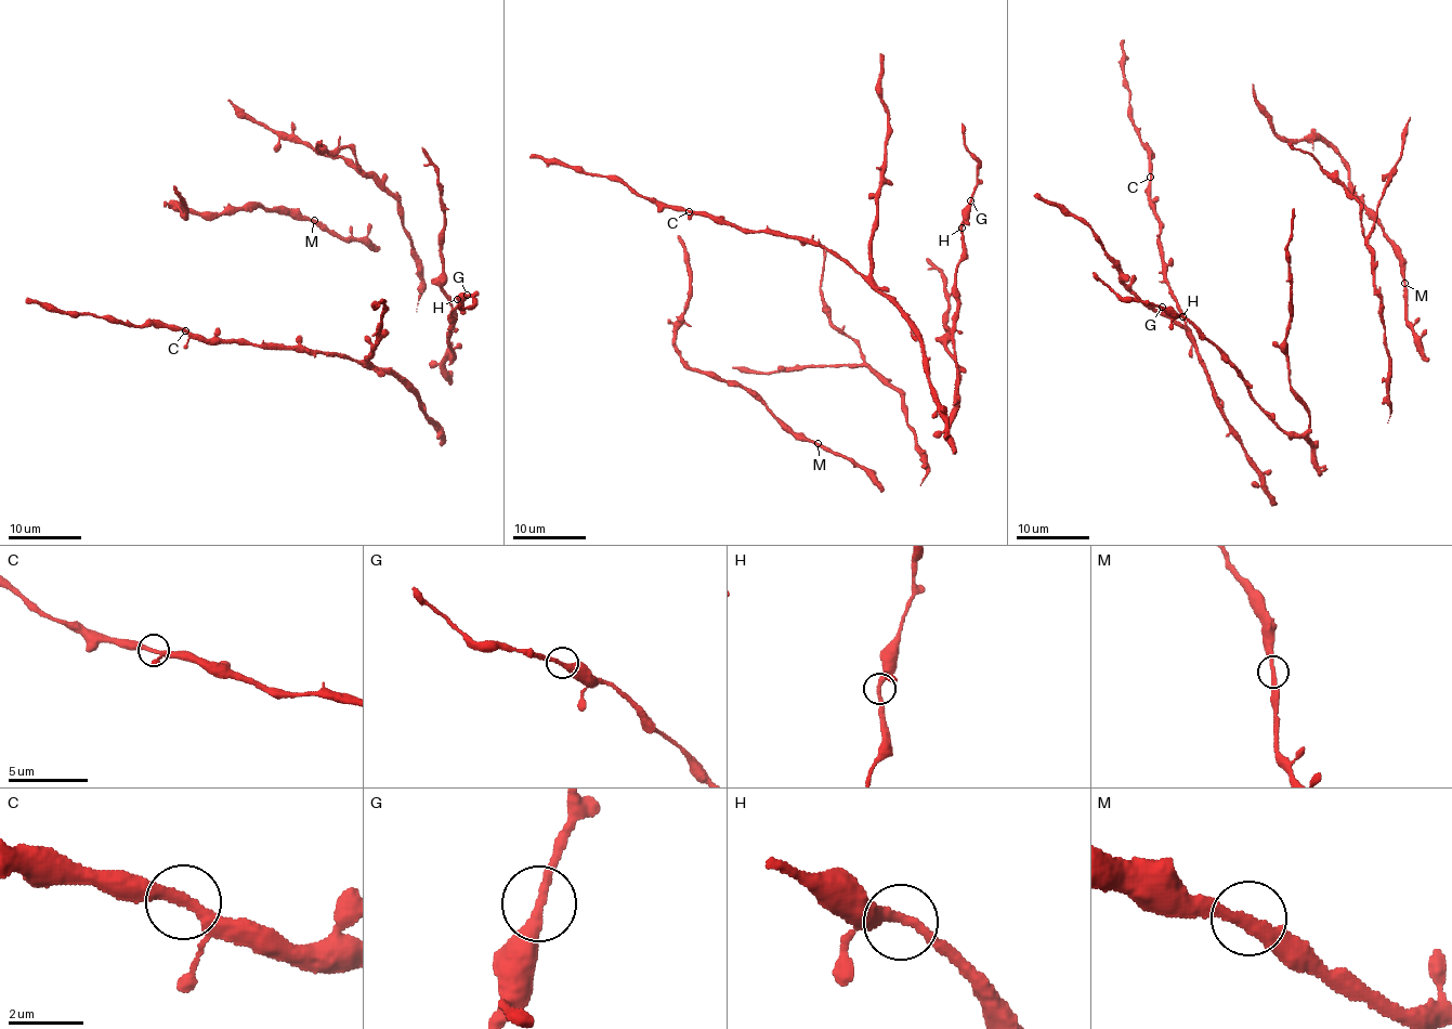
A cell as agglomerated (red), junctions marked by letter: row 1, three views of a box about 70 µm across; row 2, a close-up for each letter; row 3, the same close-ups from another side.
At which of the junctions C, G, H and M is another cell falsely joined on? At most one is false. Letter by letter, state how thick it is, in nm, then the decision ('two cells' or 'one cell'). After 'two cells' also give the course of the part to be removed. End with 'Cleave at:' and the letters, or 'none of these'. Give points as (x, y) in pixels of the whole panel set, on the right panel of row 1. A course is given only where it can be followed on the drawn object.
C: calibre 280 nm; one cell
G: calibre 280 nm; one cell
H: calibre 280 nm; one cell
M: calibre 280 nm; one cell
Cleave at: none of these

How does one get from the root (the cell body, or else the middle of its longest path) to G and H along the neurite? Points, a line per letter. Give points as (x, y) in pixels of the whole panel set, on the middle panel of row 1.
G: (949, 438), (946, 422), (956, 411), (957, 395), (956, 268), (963, 252), (963, 210), (970, 200)
H: (949, 438), (946, 422), (956, 411), (957, 395), (954, 313), (957, 307), (956, 268), (963, 252), (962, 228)

